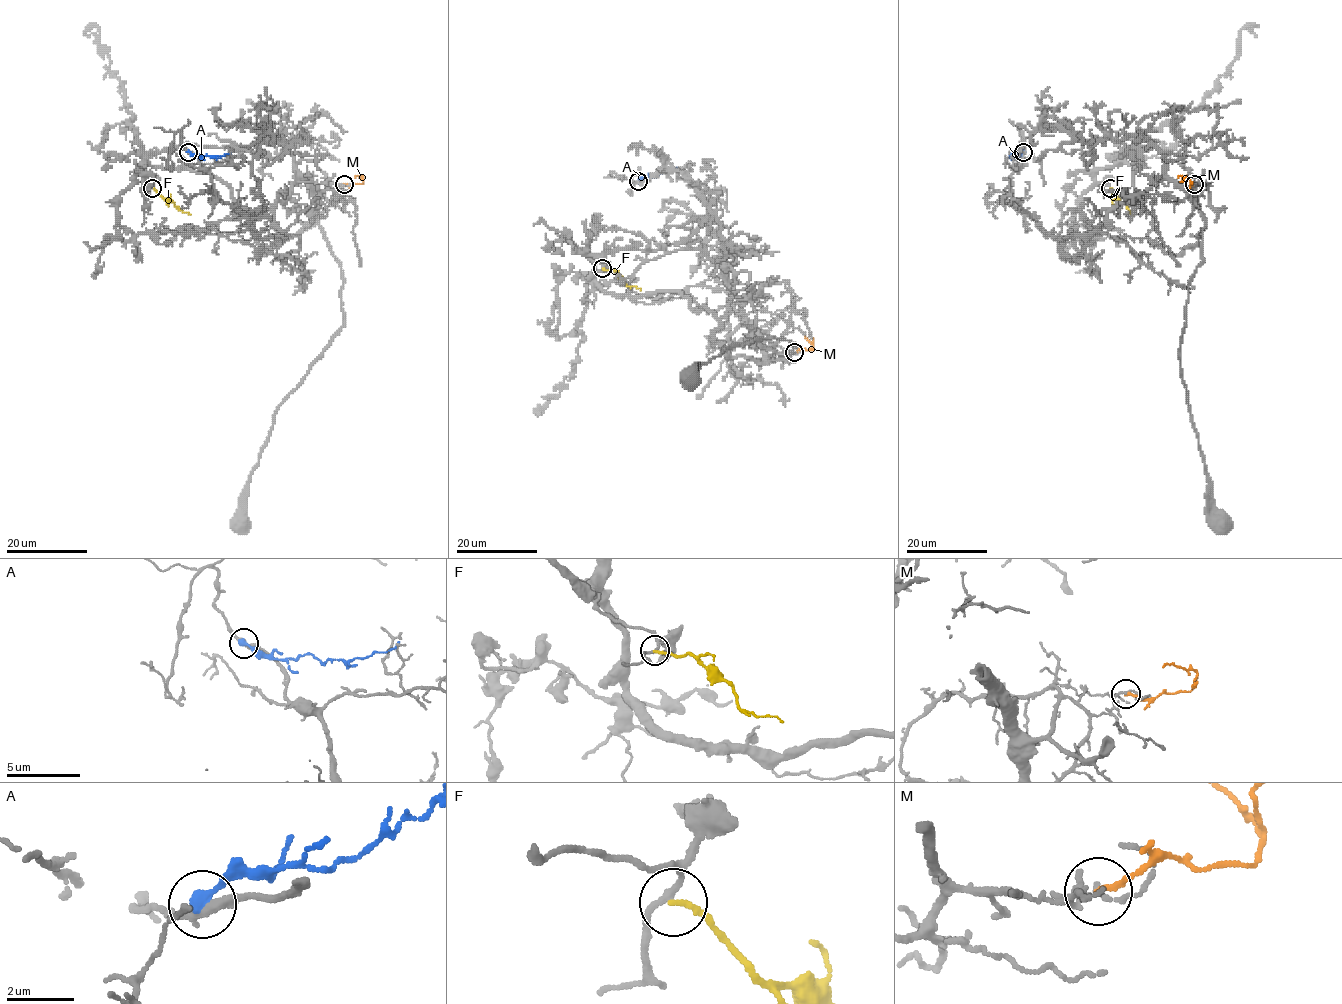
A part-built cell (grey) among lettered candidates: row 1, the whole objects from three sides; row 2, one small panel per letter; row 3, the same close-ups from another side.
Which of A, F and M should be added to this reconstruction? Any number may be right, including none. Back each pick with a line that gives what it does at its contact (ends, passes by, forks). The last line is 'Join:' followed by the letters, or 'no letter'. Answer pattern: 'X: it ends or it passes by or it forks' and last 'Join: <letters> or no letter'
Join: no letter

